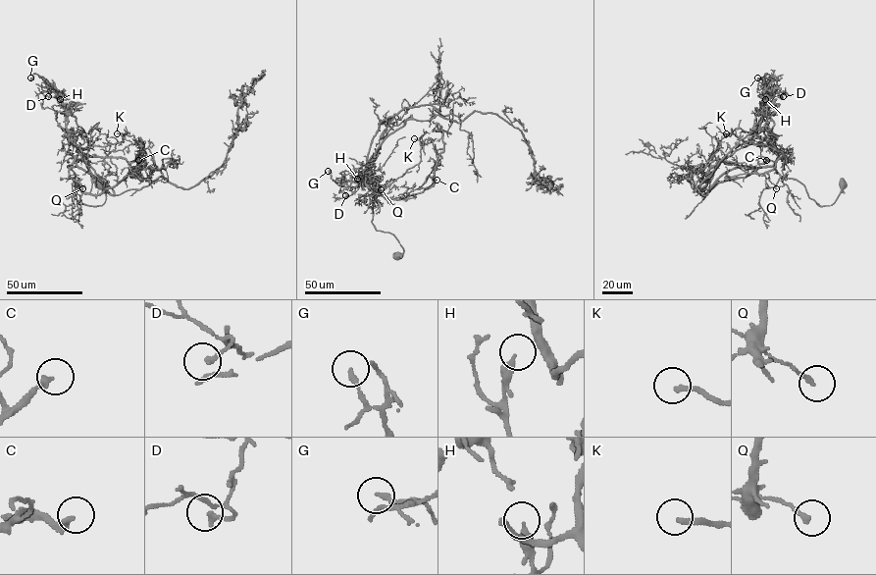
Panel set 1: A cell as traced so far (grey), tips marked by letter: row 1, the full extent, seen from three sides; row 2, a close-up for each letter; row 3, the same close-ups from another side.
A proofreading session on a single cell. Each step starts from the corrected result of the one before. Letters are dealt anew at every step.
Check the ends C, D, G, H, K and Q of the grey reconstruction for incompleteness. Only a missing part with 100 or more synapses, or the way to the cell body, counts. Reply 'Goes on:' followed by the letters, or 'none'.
Goes on: C

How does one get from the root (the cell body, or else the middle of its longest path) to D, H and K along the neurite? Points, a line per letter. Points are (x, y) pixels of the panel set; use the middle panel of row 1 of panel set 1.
D: (397, 255), (403, 249), (397, 238), (372, 222), (366, 169), (363, 182), (345, 195)
H: (397, 255), (403, 249), (397, 238), (377, 231), (372, 222), (373, 192), (366, 185), (366, 169), (357, 179)
K: (397, 255), (403, 249), (397, 238), (372, 222), (367, 187), (382, 190), (420, 161), (414, 138)

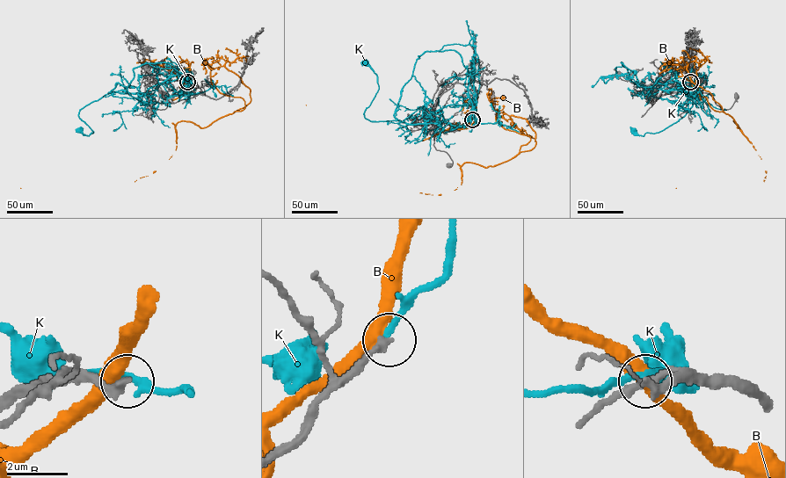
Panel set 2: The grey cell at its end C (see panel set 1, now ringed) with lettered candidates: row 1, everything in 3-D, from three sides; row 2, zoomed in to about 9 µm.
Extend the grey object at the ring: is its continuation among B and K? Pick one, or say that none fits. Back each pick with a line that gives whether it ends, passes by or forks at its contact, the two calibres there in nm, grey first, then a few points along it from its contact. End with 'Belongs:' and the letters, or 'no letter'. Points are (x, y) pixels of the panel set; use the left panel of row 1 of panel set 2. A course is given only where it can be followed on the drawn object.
Belongs: no letter

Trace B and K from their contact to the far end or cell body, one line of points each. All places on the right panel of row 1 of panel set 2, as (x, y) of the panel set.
B: (690, 82), (677, 64), (664, 62), (684, 68), (711, 107), (732, 118), (766, 176), (764, 181), (676, 188)
K: (690, 82), (680, 87), (676, 73), (676, 81), (695, 93), (684, 116), (658, 132), (643, 136), (632, 130)

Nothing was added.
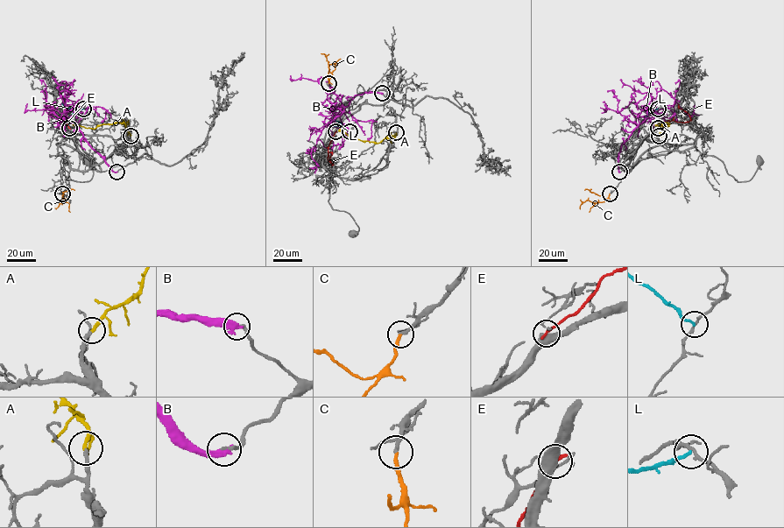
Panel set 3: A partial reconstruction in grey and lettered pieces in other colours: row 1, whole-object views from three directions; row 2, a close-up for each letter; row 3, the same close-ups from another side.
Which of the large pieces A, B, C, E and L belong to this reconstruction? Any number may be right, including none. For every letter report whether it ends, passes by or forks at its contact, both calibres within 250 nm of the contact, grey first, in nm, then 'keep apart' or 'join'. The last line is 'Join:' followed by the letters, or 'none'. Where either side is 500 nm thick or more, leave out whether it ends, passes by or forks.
A: it ends | 240/260 nm | join
B: it ends | 190/480 nm | keep apart
C: it ends | 240/200 nm | keep apart
E: it ends | 440/220 nm | keep apart
L: it ends | 190/180 nm | keep apart
Join: A

